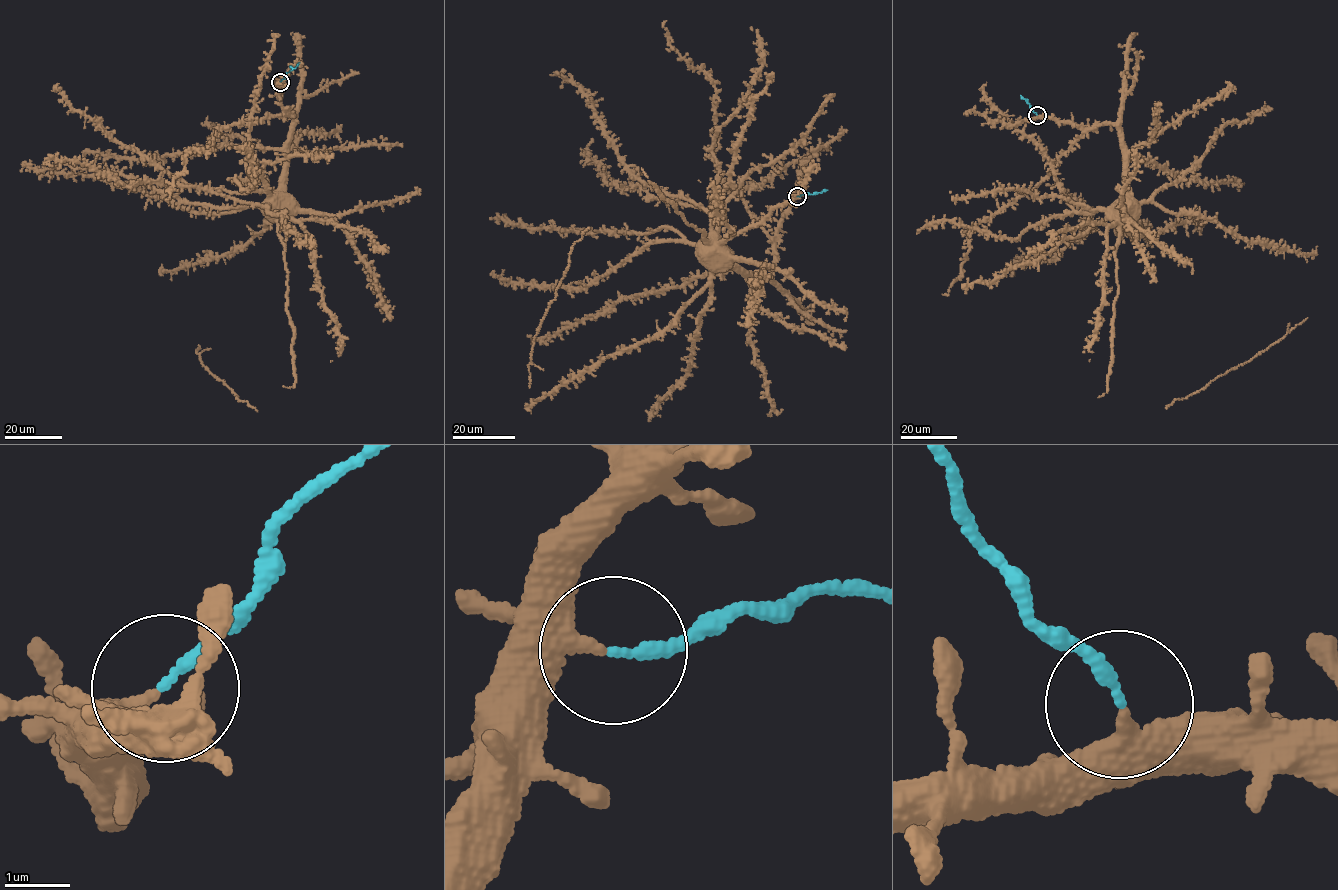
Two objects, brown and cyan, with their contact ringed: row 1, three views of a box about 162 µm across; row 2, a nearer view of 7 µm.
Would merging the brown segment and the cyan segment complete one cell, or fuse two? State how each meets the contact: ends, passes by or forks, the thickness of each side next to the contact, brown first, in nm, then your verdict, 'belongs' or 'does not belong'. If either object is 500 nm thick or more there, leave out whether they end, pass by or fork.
brown ends; cyan ends; calibres 320 and 180 nm; does not belong

